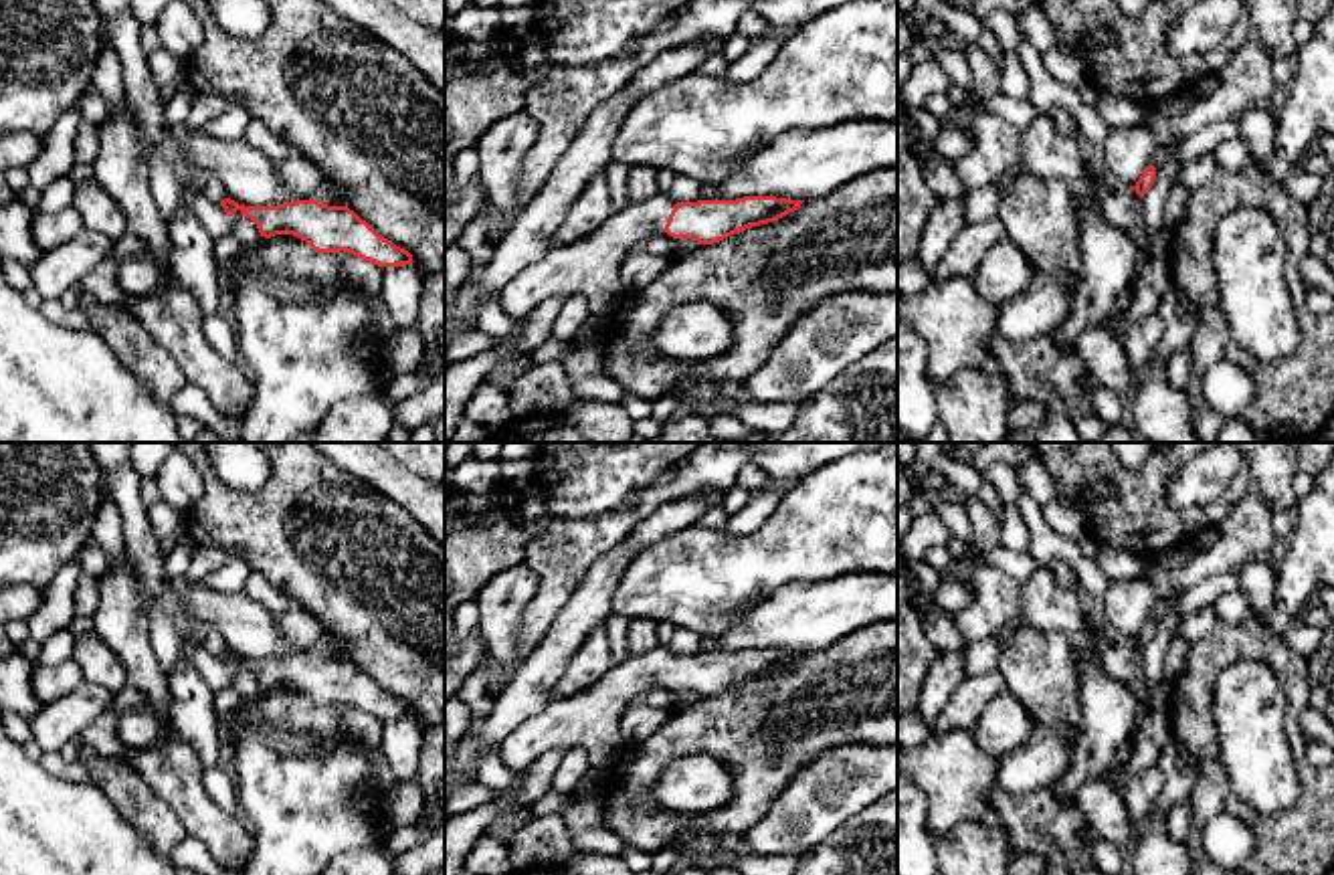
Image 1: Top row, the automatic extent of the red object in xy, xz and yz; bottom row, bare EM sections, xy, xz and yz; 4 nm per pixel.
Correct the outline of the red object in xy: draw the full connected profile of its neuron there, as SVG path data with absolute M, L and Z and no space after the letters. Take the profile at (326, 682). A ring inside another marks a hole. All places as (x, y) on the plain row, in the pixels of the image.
M200 641L194 643L182 643L180 659L178 663L192 665L202 679L208 683L208 687L218 693L222 687L230 685L230 669L241 663L247 671L251 671L261 689L271 691L275 687L293 687L301 693L305 693L313 703L317 705L350 705L354 709L360 709L364 713L370 713L378 719L400 719L400 717L412 717L412 707L400 699L396 699L392 693L378 687L372 677L362 673L354 663L348 659L327 659L319 653L295 653L285 655L277 659L245 659L230 651L224 651L220 657L208 653Z

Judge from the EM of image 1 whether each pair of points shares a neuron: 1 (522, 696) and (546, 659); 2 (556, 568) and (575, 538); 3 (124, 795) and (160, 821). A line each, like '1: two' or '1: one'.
1: one
2: one
3: one

